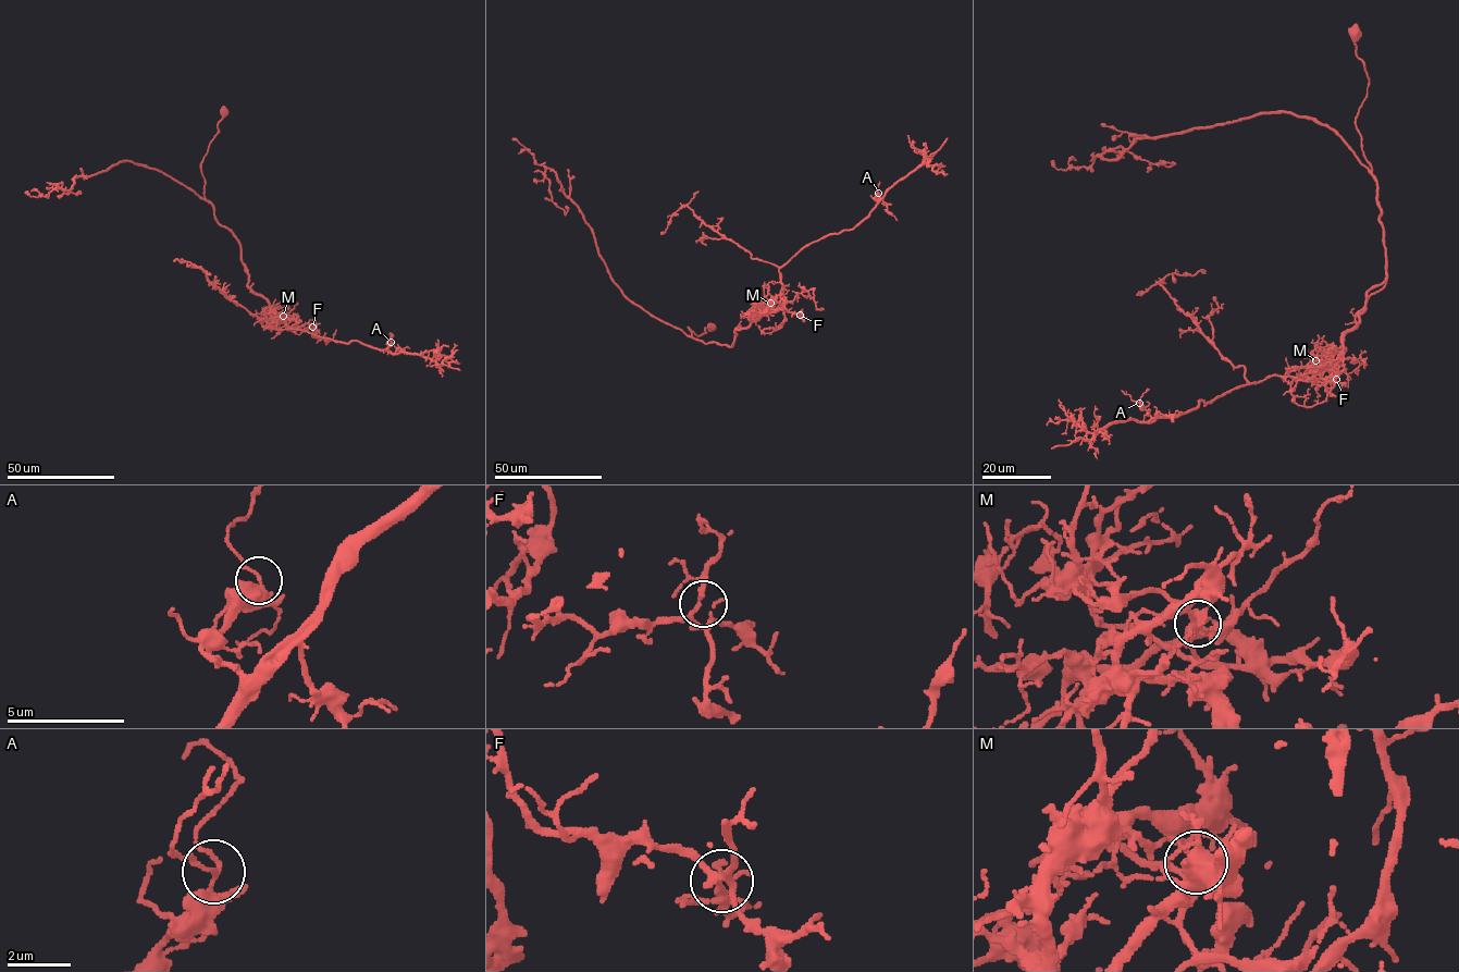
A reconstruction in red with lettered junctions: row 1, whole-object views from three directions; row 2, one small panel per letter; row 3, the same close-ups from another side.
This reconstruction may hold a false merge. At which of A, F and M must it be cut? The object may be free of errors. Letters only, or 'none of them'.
M

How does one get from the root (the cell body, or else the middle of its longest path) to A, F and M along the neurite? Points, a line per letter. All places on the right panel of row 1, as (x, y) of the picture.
A: (1357, 32), (1386, 283), (1343, 357), (1175, 416), (1139, 403)
F: (1357, 32), (1369, 84), (1356, 127), (1376, 183), (1386, 283), (1356, 315), (1343, 357), (1309, 380), (1336, 379)
M: (1357, 32), (1369, 84), (1356, 127), (1376, 183), (1386, 283), (1356, 315), (1333, 361), (1315, 361)

